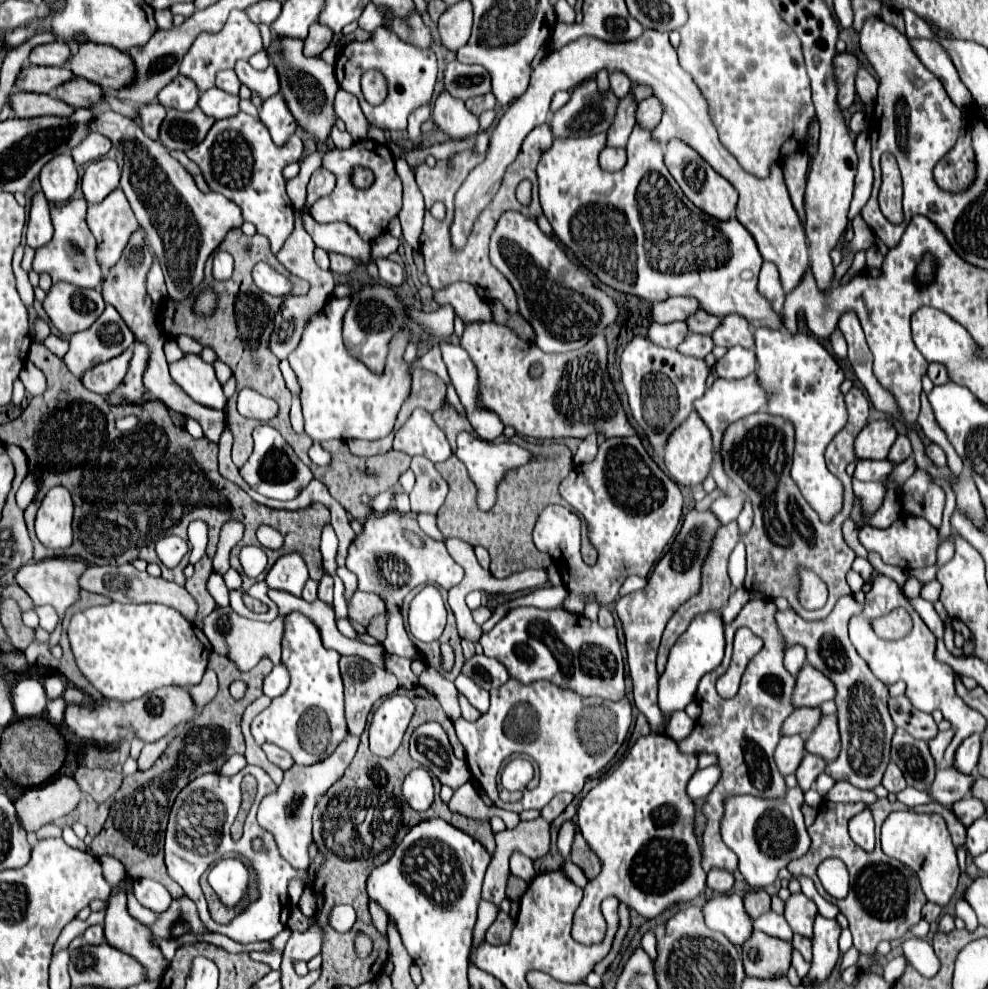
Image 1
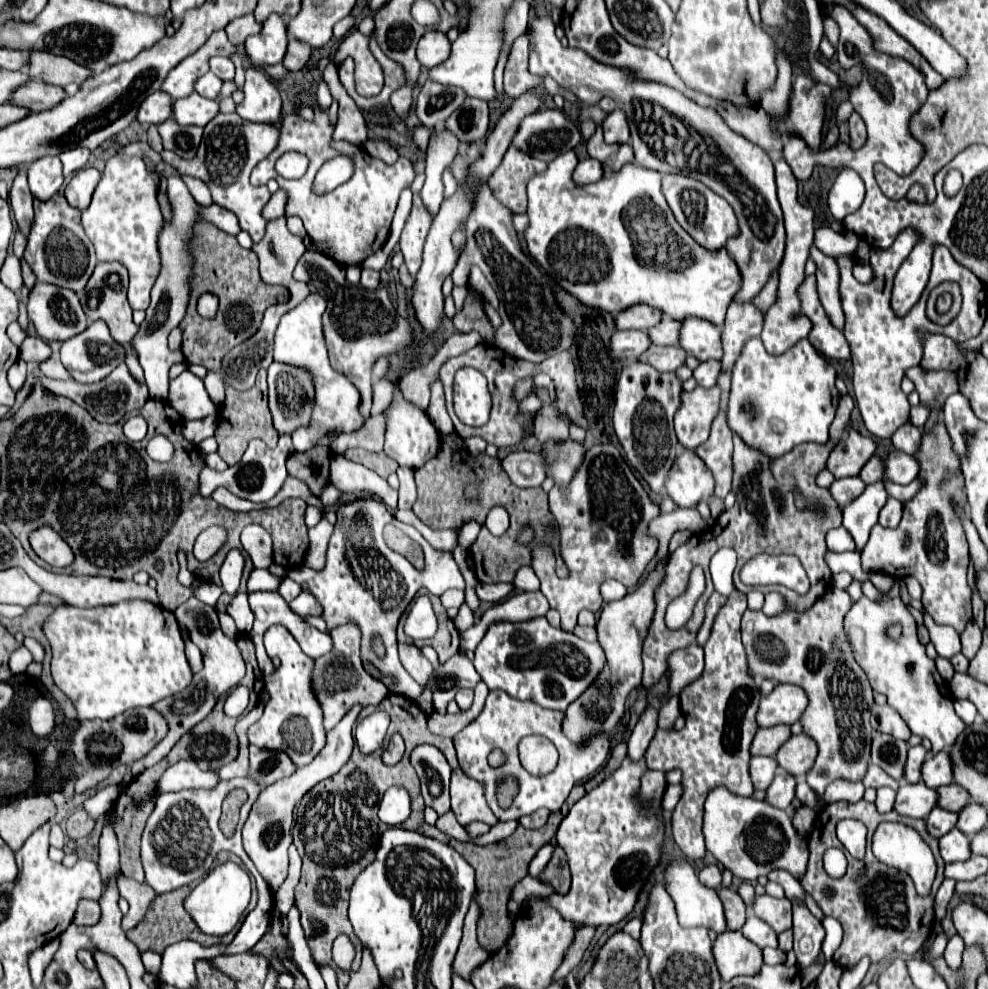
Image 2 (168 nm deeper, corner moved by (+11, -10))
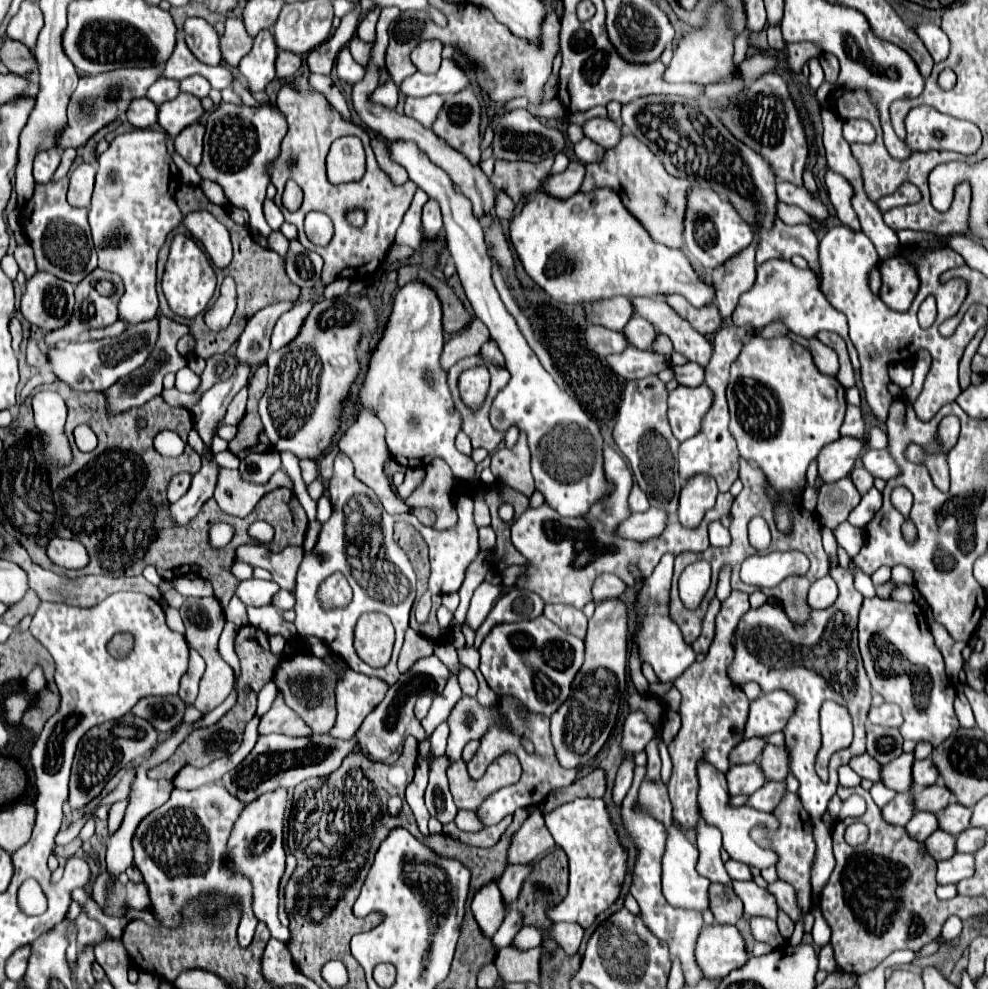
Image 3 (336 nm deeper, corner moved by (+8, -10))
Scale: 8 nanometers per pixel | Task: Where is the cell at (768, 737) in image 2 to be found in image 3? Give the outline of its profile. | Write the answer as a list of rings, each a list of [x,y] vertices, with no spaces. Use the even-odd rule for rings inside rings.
[[[759,738],[743,740],[743,742],[739,742],[739,746],[735,746],[731,750],[729,762],[731,764],[751,764],[751,762],[757,762],[763,746],[765,746],[765,740],[759,740]]]

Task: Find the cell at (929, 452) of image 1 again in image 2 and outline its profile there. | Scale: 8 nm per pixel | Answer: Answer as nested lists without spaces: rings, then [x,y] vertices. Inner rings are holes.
[[[890,452],[886,456],[886,478],[898,484],[910,484],[920,474],[920,464],[906,452]]]

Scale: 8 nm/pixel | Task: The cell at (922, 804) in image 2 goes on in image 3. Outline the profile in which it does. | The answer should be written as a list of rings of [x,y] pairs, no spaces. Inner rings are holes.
[[[897,794],[887,806],[881,808],[883,820],[891,822],[893,826],[905,826],[907,820],[913,816],[913,800],[909,794]]]

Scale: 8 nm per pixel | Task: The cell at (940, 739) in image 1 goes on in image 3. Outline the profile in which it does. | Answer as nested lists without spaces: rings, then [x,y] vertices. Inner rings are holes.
[[[913,752],[901,754],[899,758],[887,762],[887,766],[881,766],[881,782],[895,792],[907,792],[913,784],[911,766],[913,766]]]

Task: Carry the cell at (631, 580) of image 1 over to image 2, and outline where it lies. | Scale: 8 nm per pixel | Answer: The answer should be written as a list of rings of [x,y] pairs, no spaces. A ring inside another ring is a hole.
[[[606,580],[606,582],[602,584],[600,592],[602,592],[604,602],[612,602],[612,600],[620,600],[628,590],[626,590],[624,584],[620,584],[620,582],[616,582],[616,580]]]

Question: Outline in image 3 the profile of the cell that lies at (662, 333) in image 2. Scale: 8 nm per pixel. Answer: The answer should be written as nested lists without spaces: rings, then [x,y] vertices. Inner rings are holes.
[[[633,316],[627,322],[627,326],[623,328],[623,336],[627,338],[627,342],[631,342],[631,346],[635,346],[639,350],[647,350],[651,346],[653,338],[657,336],[657,332],[647,320],[643,320],[639,316]]]

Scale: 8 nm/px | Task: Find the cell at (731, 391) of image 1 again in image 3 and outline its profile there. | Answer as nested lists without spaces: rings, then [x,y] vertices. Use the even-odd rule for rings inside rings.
[[[703,384],[699,388],[677,386],[673,392],[669,392],[667,414],[669,414],[671,432],[679,442],[699,432],[703,414],[709,410],[711,402],[713,402],[713,394]]]

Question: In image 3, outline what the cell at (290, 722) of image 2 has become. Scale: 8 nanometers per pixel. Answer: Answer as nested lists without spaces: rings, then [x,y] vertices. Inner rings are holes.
[[[277,694],[269,712],[261,716],[259,732],[261,734],[277,732],[277,734],[289,734],[289,736],[309,736],[311,734],[309,726],[285,704],[281,694]]]

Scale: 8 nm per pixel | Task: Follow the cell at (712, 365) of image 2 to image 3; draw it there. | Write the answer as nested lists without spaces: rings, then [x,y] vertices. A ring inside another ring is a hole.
[[[687,362],[683,366],[673,366],[671,364],[671,370],[675,374],[675,380],[681,386],[701,386],[703,384],[703,368],[695,362]]]

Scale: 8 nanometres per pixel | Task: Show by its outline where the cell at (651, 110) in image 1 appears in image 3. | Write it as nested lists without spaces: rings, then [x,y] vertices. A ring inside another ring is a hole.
[[[591,118],[583,124],[583,136],[603,148],[613,148],[621,138],[621,126],[609,118]]]

